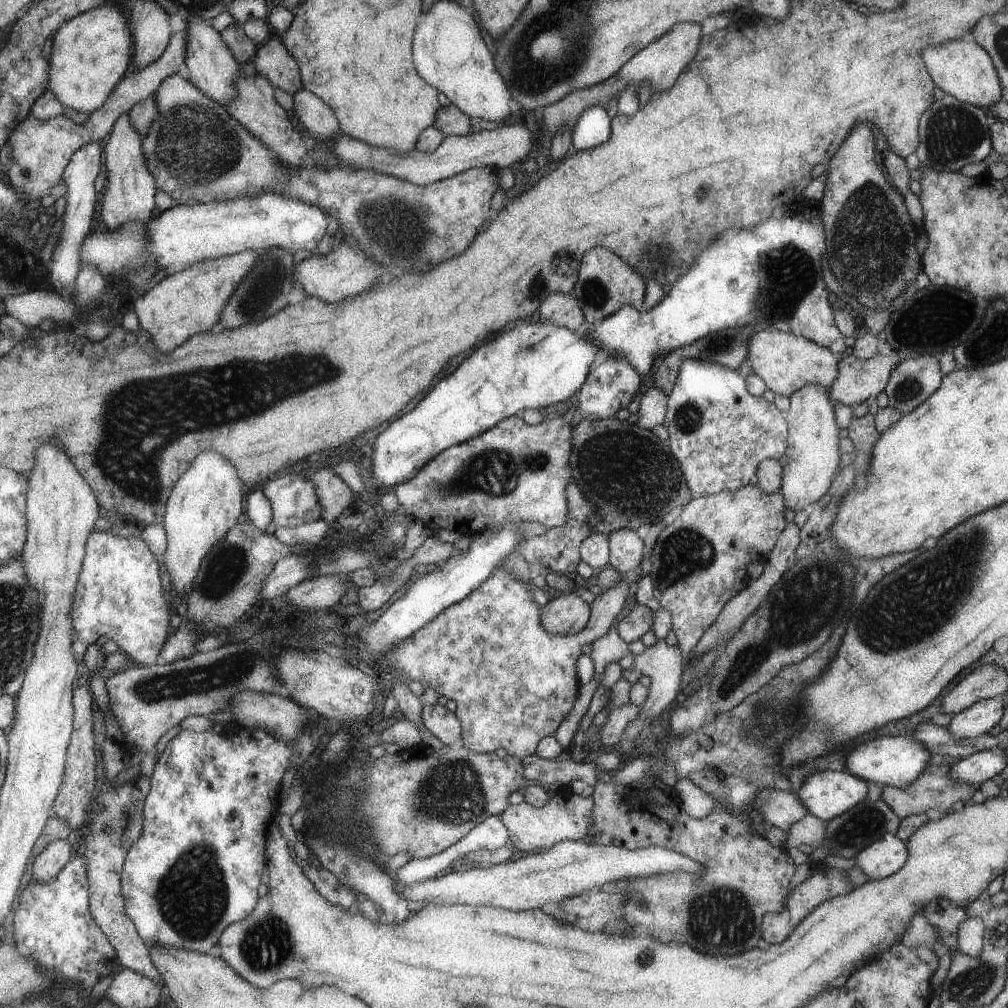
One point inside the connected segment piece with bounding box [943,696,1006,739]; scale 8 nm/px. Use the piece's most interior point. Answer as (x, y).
(979, 718)

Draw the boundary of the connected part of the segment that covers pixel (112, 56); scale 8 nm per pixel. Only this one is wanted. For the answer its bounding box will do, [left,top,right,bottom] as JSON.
[48,6,134,115]

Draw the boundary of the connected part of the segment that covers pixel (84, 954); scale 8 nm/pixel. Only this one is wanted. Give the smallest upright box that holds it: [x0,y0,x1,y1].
[13,853,120,990]

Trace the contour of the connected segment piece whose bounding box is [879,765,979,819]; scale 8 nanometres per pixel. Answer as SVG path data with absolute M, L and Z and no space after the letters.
M930 765L920 770L918 777L904 787L882 786L879 799L889 805L889 808L900 818L909 815L925 813L926 810L939 810L946 813L953 802L960 800L962 803L970 802L972 793L979 788L979 785L968 785L962 782L949 780L949 767L947 765Z

